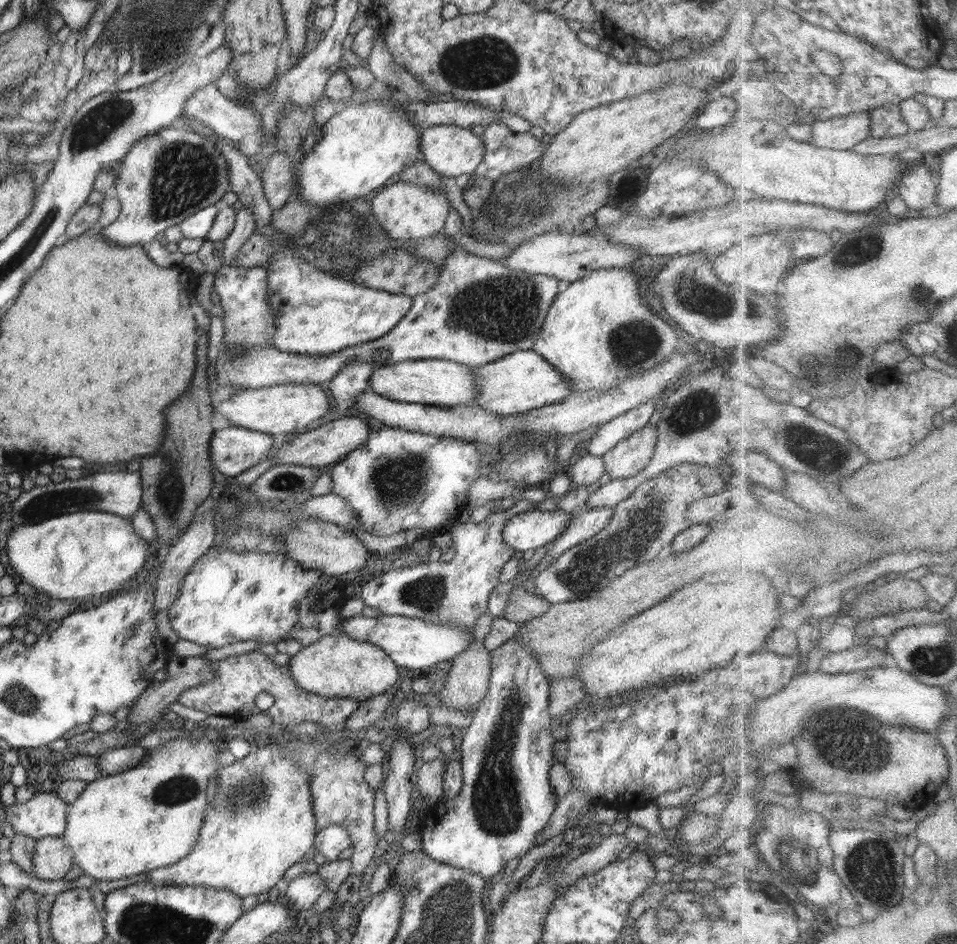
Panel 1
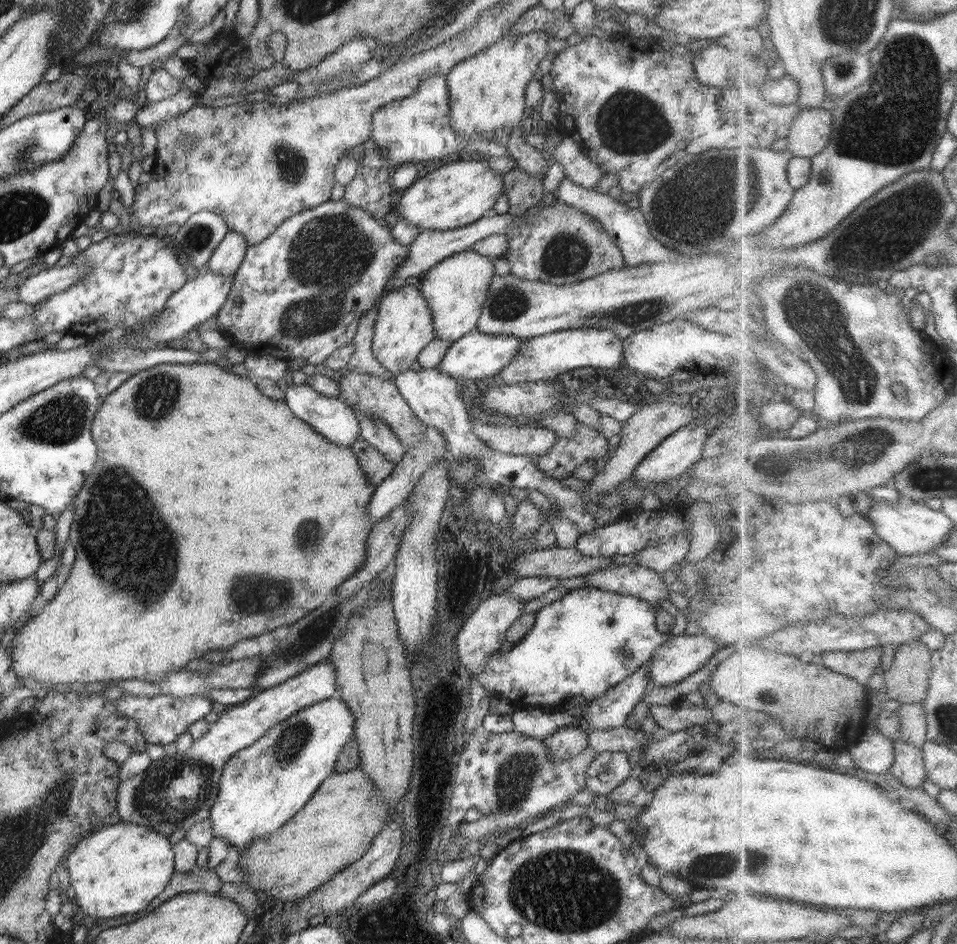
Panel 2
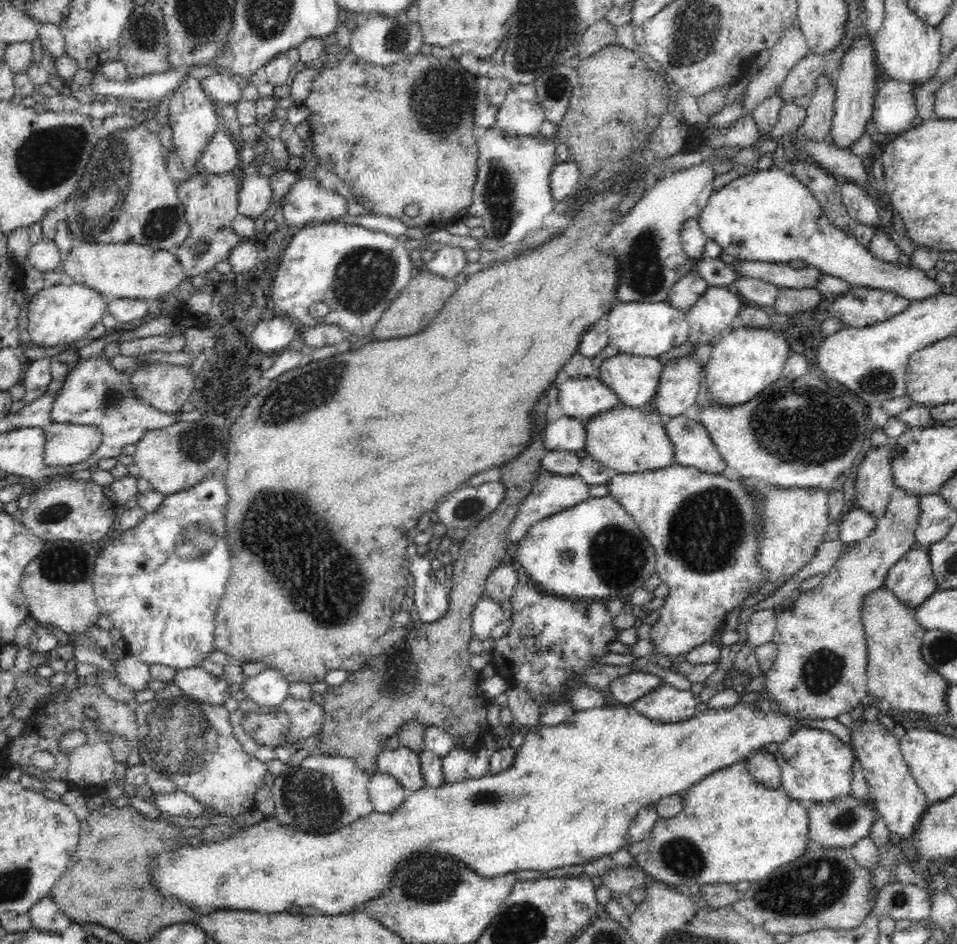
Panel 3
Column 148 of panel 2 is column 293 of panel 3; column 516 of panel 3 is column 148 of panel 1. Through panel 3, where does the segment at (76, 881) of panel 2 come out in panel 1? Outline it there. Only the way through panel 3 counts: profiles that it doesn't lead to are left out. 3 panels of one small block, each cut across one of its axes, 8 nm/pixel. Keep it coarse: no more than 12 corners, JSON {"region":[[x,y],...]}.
{"region":[[174,738],[100,776],[62,836],[100,881],[182,860],[220,742]]}

